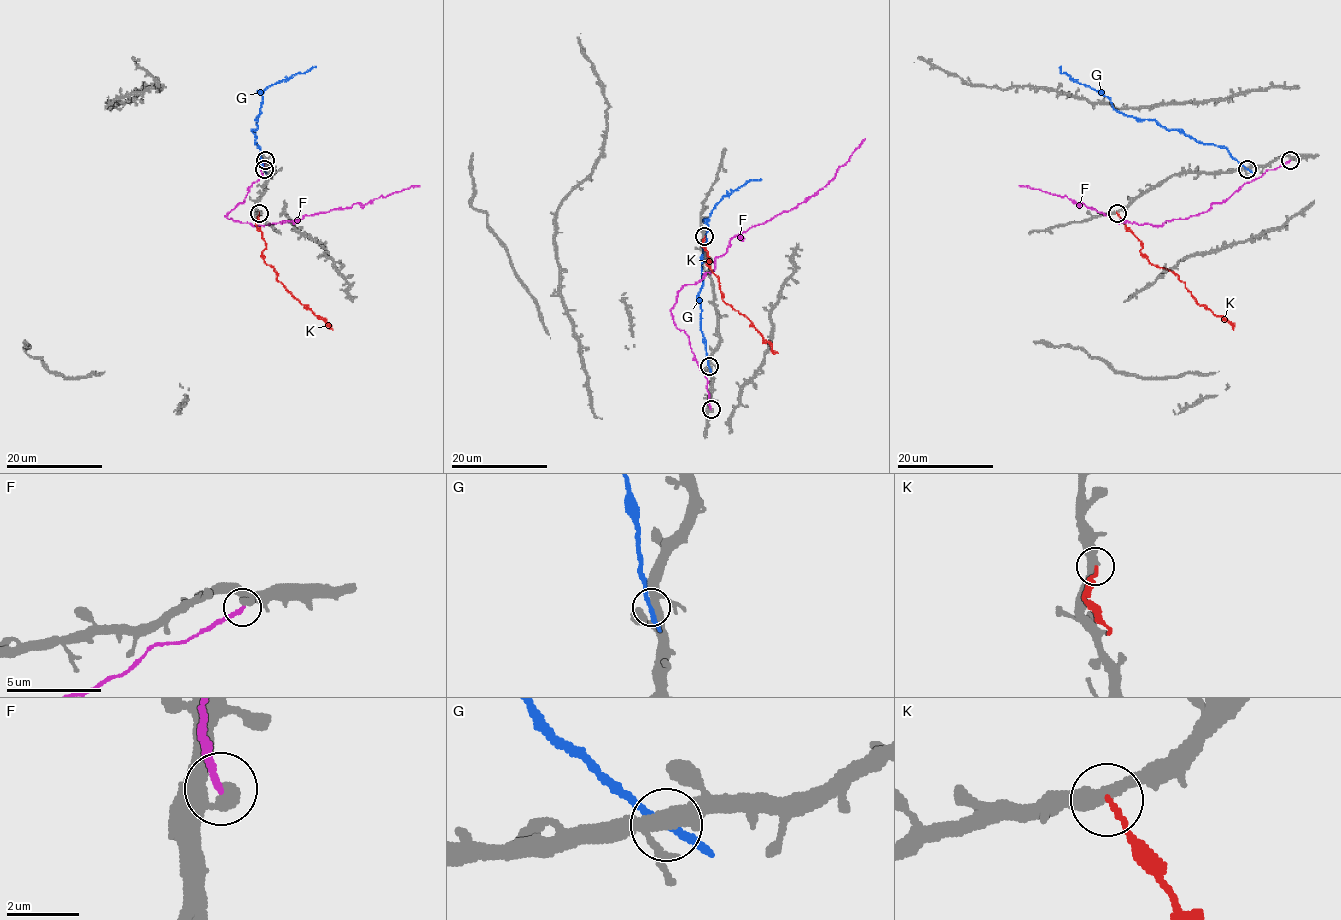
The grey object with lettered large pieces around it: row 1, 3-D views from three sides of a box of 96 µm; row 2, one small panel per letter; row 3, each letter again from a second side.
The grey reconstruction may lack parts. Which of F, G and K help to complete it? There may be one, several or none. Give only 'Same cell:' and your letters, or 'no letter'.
Same cell: no letter

